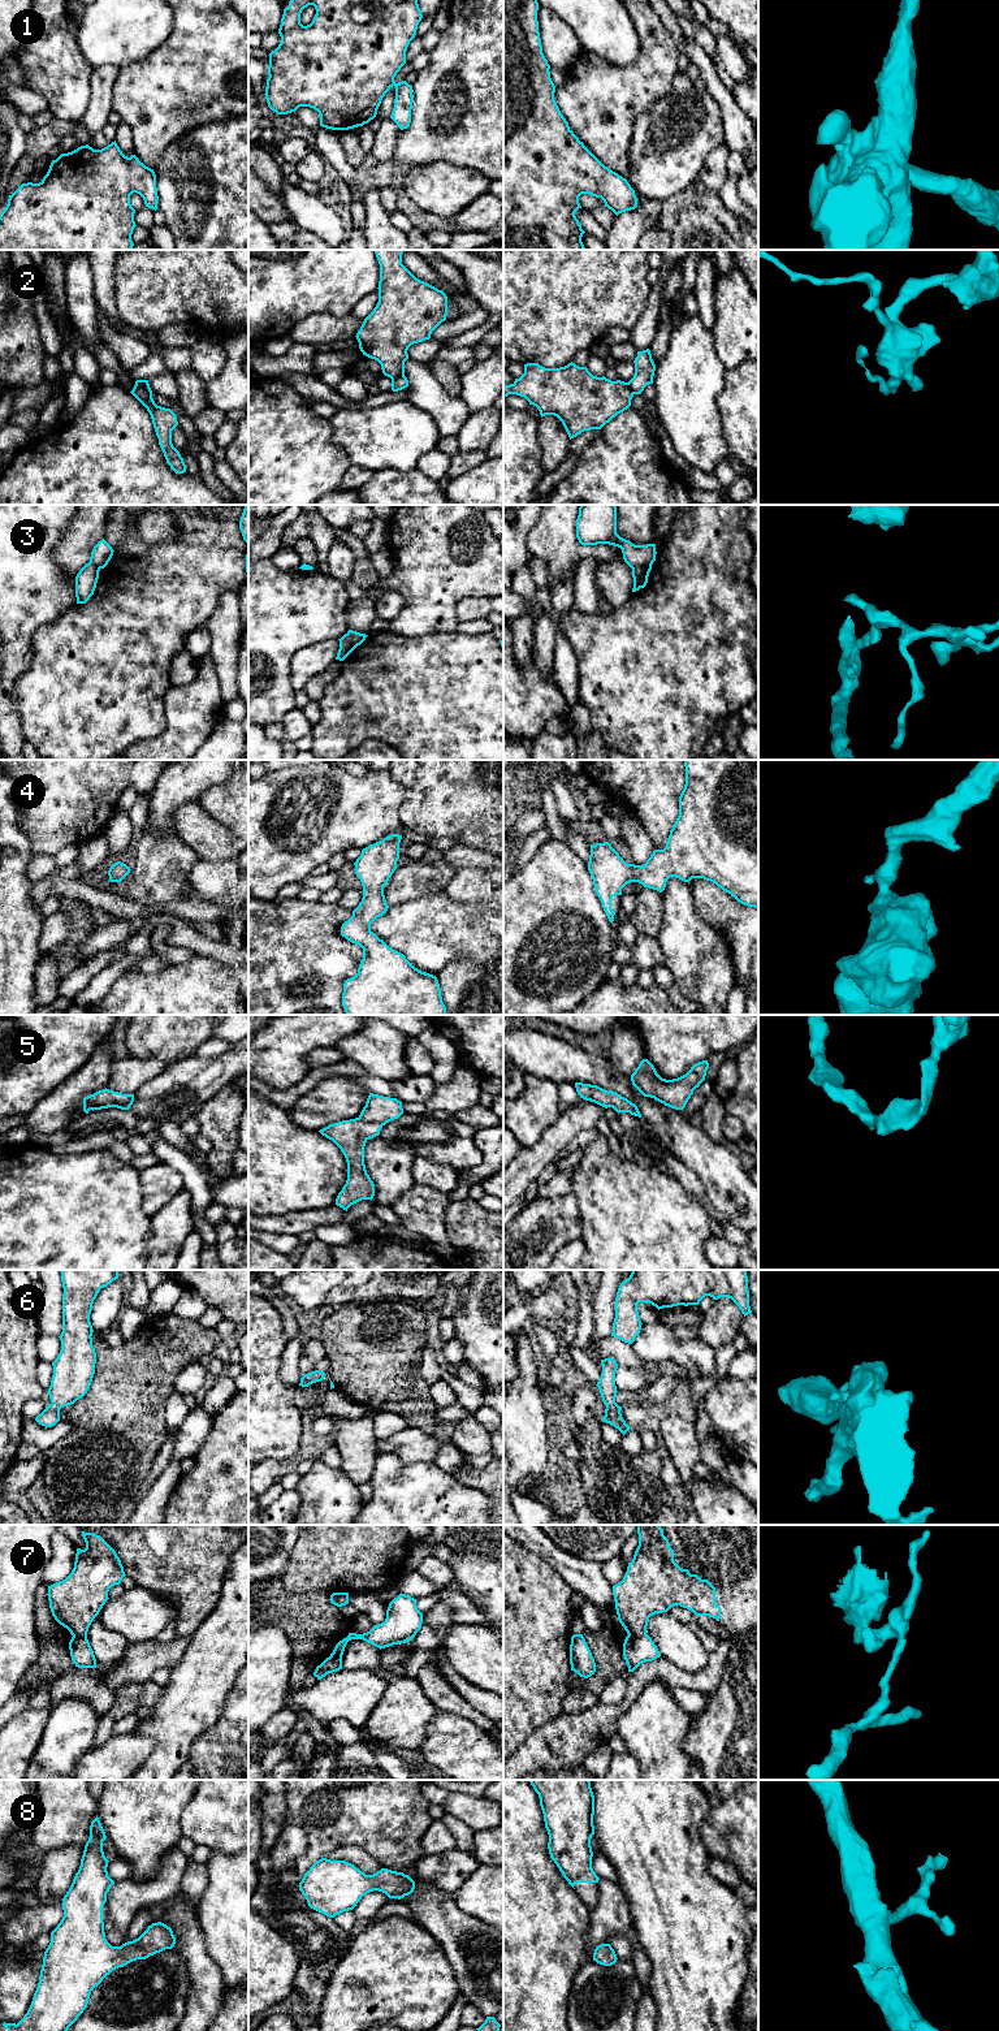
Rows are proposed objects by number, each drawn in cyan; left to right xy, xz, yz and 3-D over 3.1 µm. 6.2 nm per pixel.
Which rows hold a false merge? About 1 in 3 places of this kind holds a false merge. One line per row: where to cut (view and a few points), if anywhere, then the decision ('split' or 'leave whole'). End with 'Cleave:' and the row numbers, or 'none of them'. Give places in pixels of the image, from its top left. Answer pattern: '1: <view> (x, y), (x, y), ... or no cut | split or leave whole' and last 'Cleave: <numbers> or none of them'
1: no cut | leave whole
2: xy (135, 383), (151, 392) | split
3: xz (346, 634), (350, 642), (350, 652) | split
4: no cut | leave whole
5: no cut | leave whole
6: no cut | leave whole
7: yz (645, 1633), (628, 1636) | split
8: no cut | leave whole
Cleave: 2, 3, 7

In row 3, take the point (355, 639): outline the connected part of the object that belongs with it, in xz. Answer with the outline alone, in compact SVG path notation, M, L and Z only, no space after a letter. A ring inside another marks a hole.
M349 630L349 631L347 631L347 638L349 638L349 641L350 641L350 653L351 653L358 645L360 645L360 644L366 640L367 636L368 636L368 635L366 635L366 634L360 634L360 632Z

